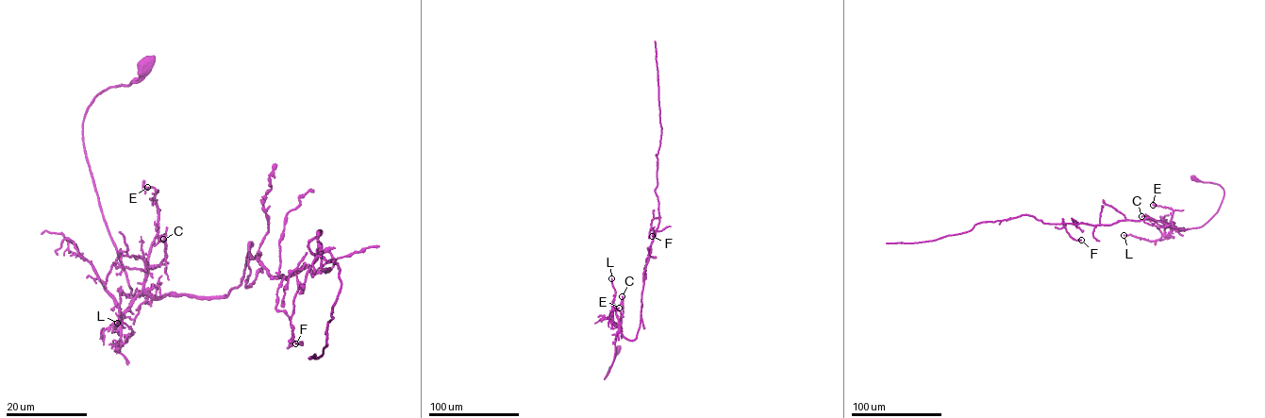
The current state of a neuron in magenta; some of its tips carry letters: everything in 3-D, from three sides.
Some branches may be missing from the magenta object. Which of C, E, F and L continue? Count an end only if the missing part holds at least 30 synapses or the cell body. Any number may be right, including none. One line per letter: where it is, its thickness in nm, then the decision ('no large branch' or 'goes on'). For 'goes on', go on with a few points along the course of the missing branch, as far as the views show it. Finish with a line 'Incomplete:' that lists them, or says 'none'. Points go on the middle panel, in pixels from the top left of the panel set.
C: place (622, 296); calibre 160 nm; no large branch
E: place (619, 308); calibre 150 nm; no large branch
F: place (652, 236); calibre 300 nm; no large branch
L: place (611, 278); calibre 120 nm; no large branch
Incomplete: none

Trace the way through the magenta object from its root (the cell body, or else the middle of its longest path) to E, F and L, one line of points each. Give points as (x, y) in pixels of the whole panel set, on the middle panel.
E: (618, 347), (604, 378), (614, 359), (619, 325), (621, 327), (619, 308)
F: (618, 347), (604, 378), (618, 330), (628, 340), (636, 337), (643, 273), (660, 217), (651, 221), (652, 236)
L: (618, 347), (604, 378), (614, 359), (619, 329), (612, 321), (615, 291), (611, 278)

